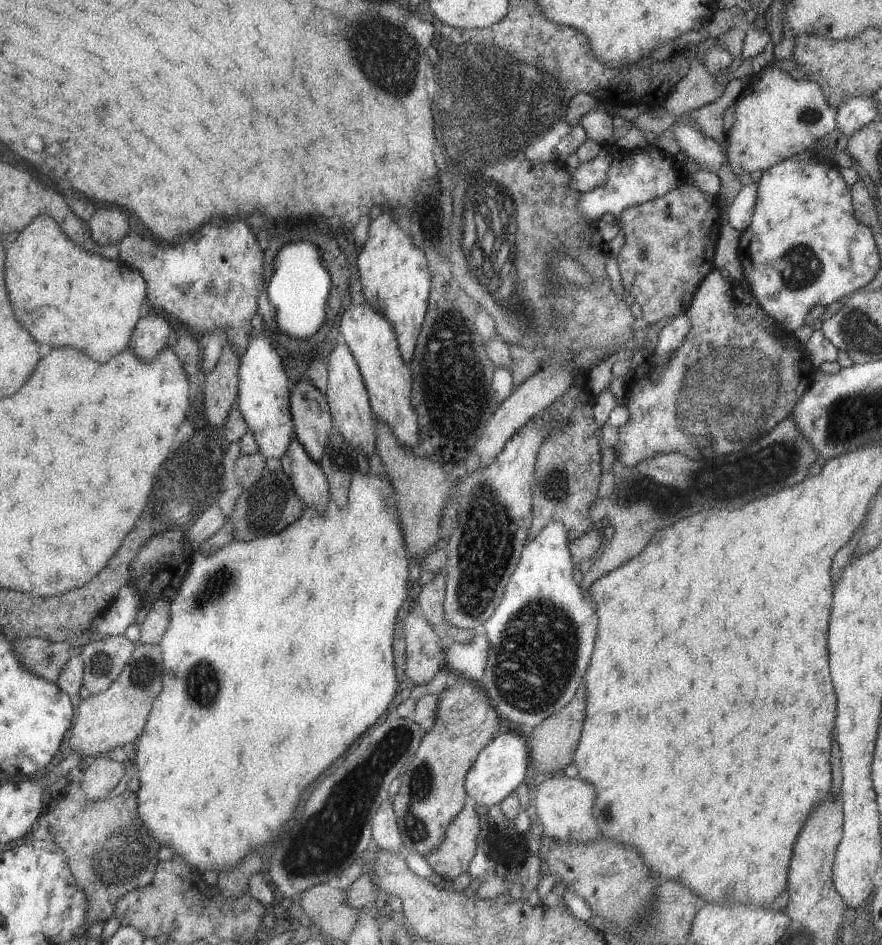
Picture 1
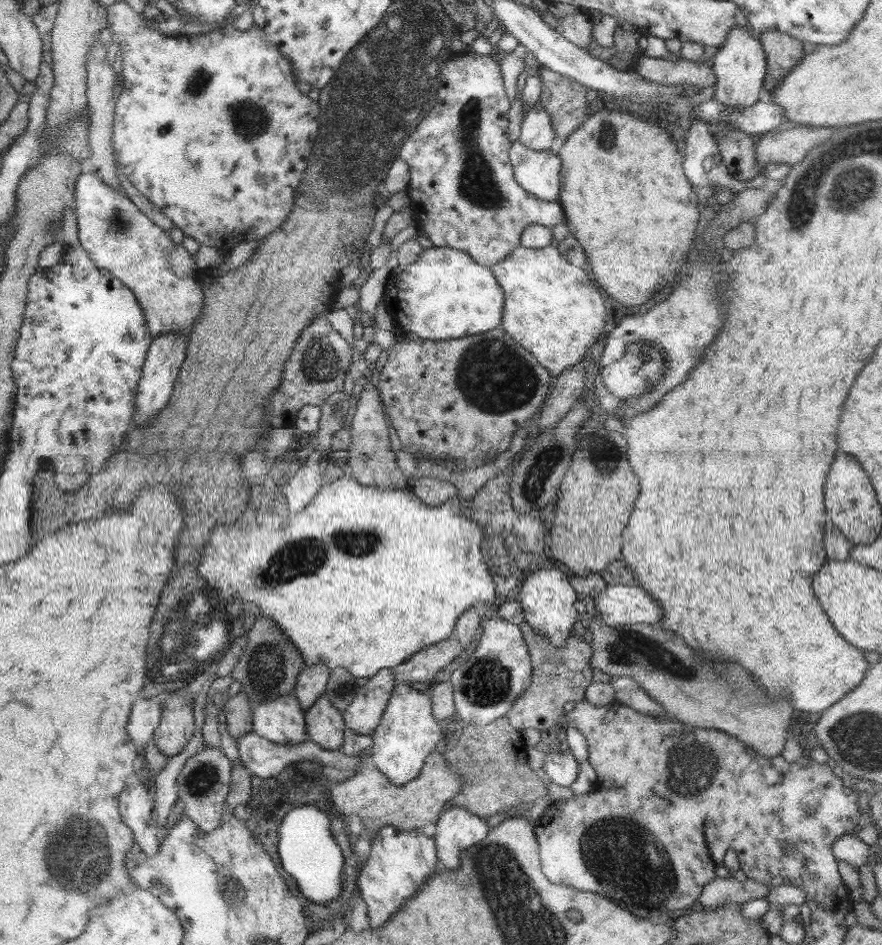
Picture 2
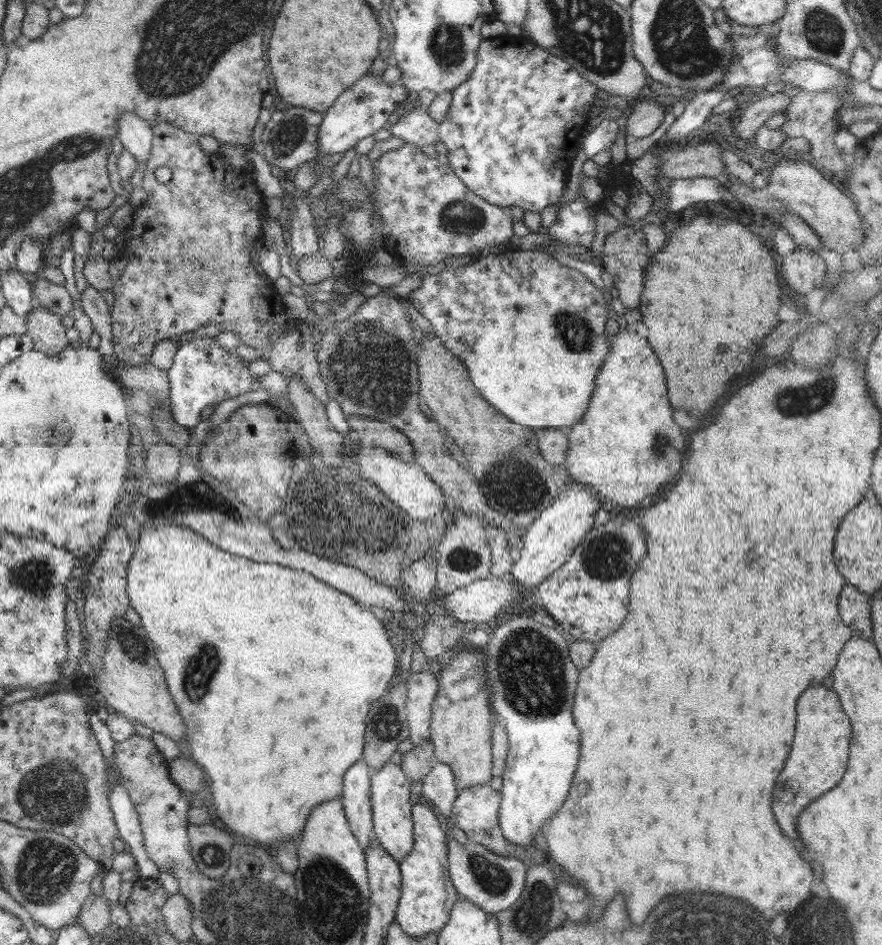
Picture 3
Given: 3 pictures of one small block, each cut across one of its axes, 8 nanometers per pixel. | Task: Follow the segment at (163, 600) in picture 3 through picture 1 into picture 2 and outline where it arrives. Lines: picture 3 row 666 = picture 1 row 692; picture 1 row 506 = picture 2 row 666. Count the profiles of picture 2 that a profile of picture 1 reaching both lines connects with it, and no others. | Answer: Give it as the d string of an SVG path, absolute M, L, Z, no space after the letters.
M348 476L348 478L341 478L332 484L324 483L320 487L320 492L314 496L314 500L300 514L290 516L288 512L284 512L284 514L274 514L274 516L262 516L262 518L258 518L258 524L260 524L260 530L266 532L264 538L268 542L264 542L264 544L270 544L270 546L244 544L246 538L242 538L245 532L243 526L220 522L220 524L216 523L212 528L208 528L212 532L210 534L212 542L206 546L204 556L200 556L202 560L197 568L198 574L212 588L216 588L220 592L220 598L224 602L230 602L232 598L240 598L242 602L254 602L264 616L268 616L276 624L280 624L283 633L300 651L307 666L323 663L330 671L335 667L344 667L350 675L367 680L380 669L392 669L425 647L454 636L456 620L466 609L475 608L481 604L499 604L502 601L496 592L492 572L484 562L481 553L480 542L486 534L486 529L482 529L462 513L461 502L457 496L449 498L444 504L432 506L426 504L411 490L370 488L370 486L358 484L354 477Z

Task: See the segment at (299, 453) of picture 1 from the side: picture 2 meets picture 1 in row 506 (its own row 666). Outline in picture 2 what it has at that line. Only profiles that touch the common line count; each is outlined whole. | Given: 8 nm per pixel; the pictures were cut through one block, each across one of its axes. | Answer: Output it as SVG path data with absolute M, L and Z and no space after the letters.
M323 663L307 666L301 670L294 687L295 697L303 712L308 709L325 694L325 688L329 681L331 671Z

